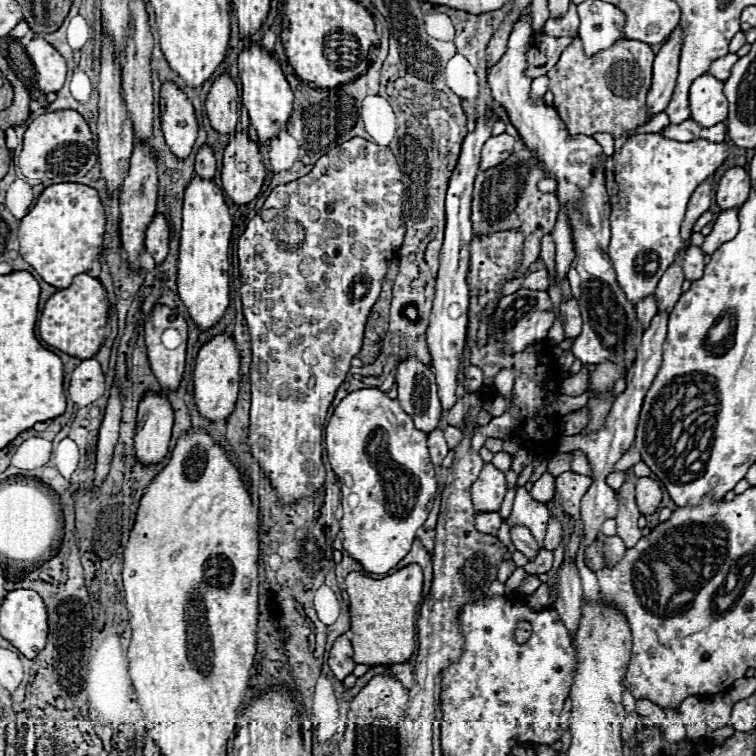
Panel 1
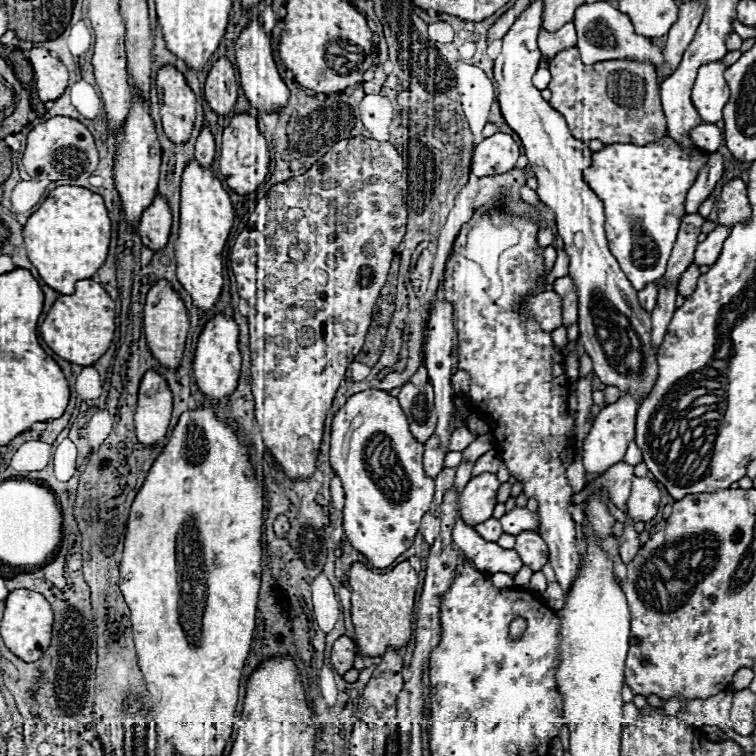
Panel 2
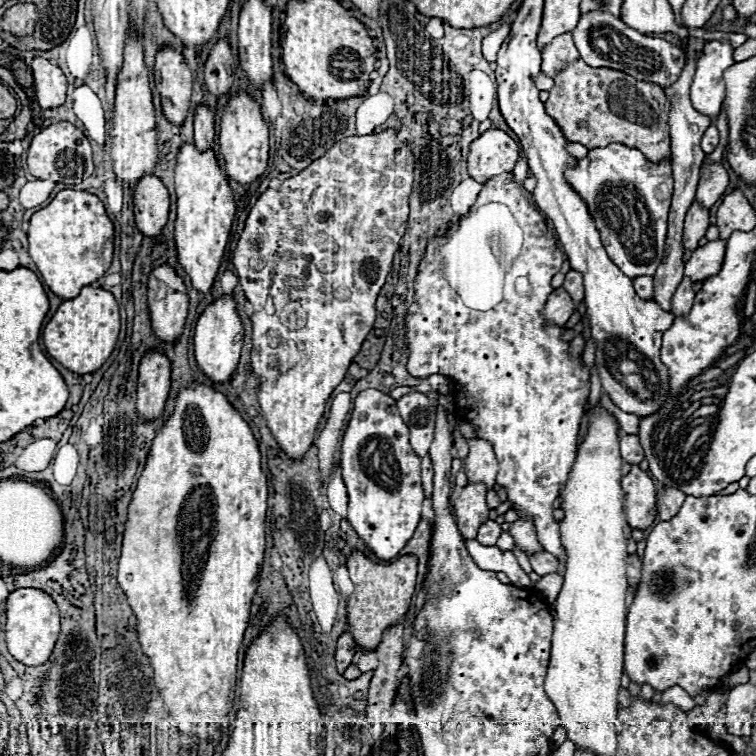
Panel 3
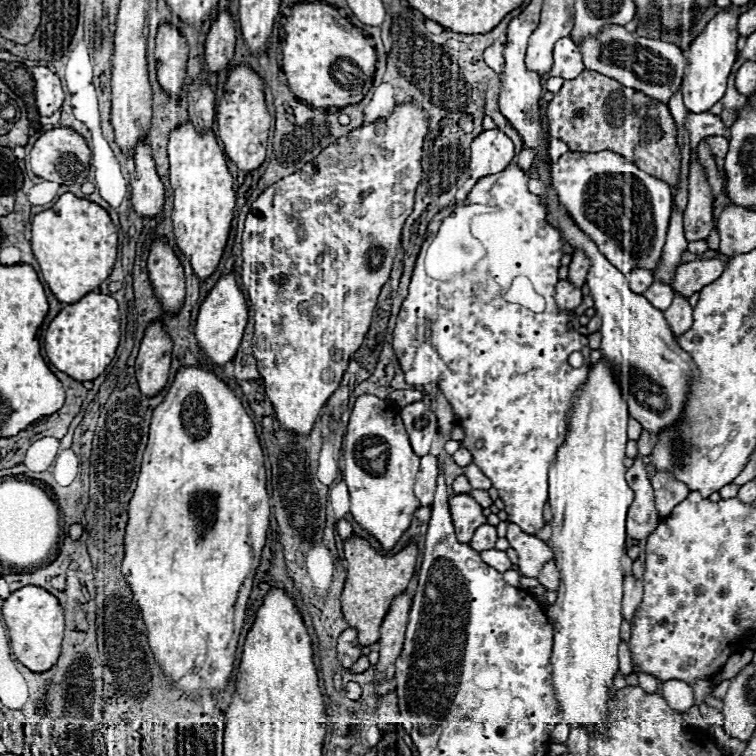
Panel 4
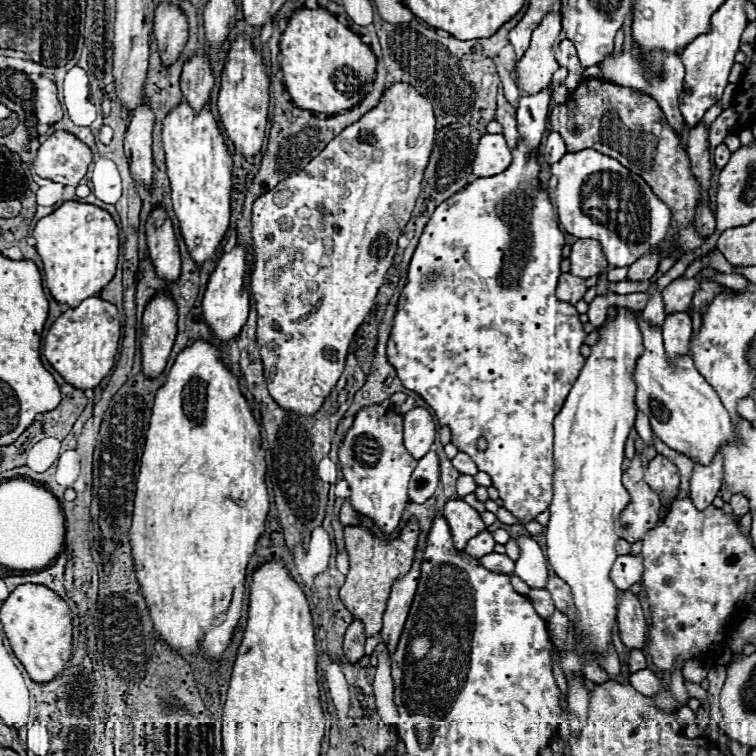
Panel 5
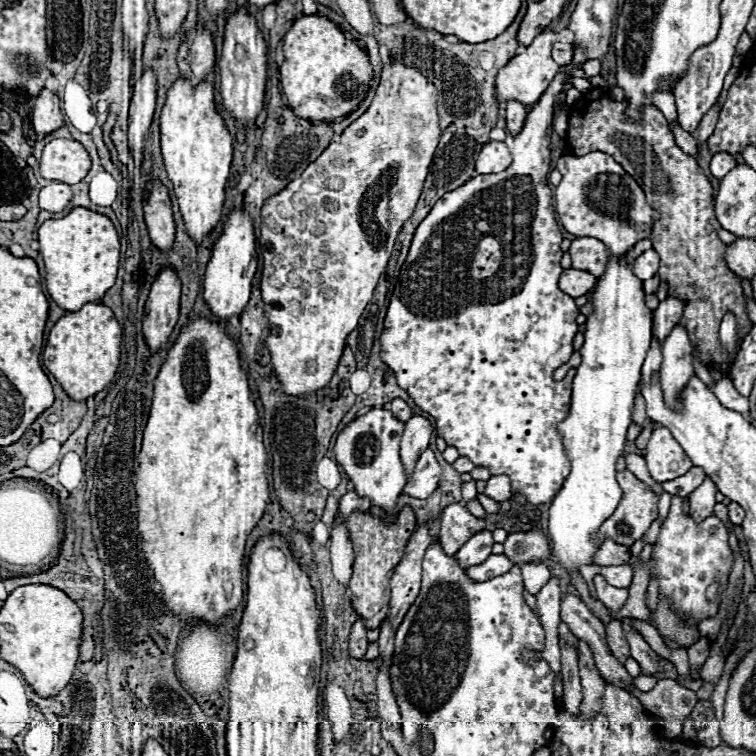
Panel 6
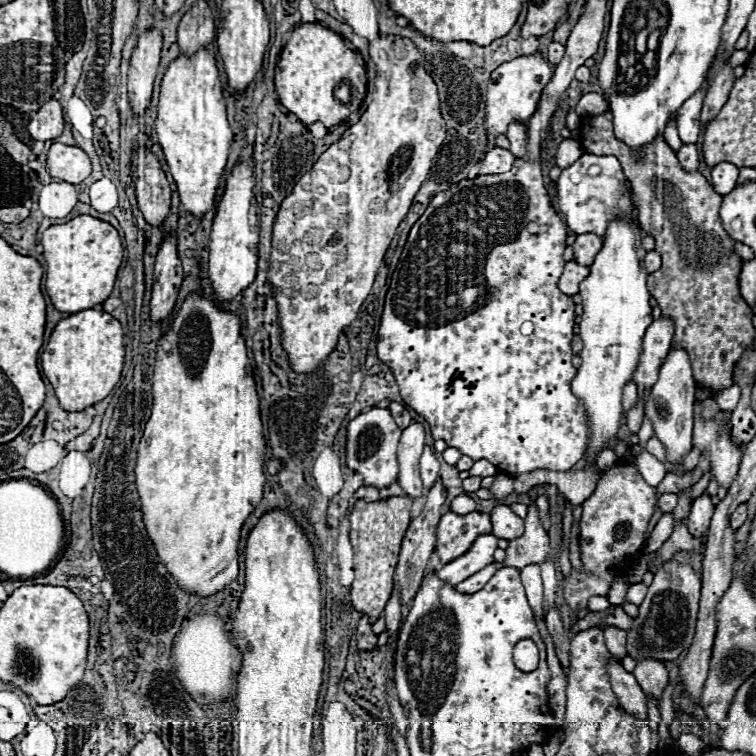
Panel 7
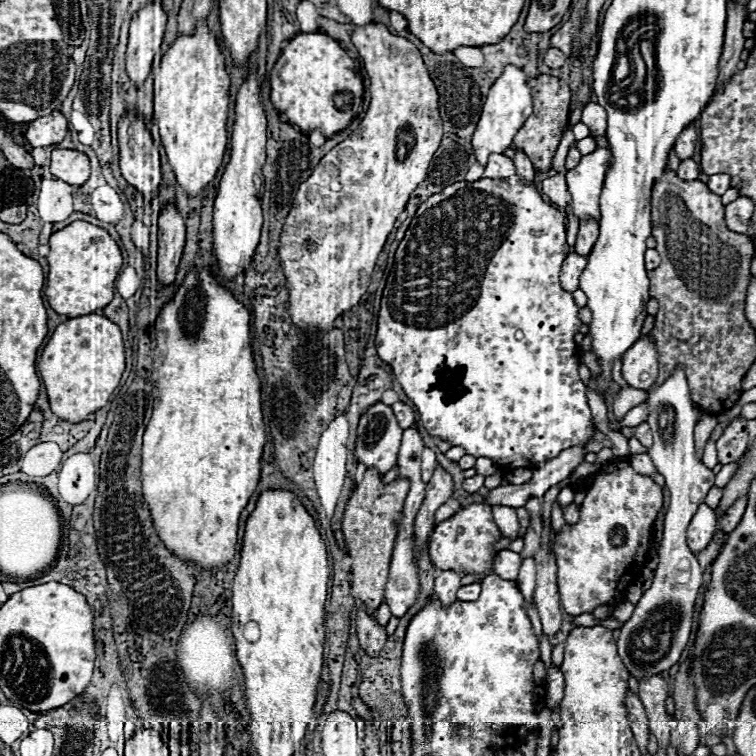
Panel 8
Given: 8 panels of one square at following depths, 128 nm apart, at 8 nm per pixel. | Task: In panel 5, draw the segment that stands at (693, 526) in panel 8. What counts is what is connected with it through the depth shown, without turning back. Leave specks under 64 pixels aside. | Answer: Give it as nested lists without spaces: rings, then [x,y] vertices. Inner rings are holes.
[[[718,454],[712,464],[702,466],[694,464],[694,472],[690,478],[690,498],[698,510],[704,510],[712,504],[722,488],[722,456]]]

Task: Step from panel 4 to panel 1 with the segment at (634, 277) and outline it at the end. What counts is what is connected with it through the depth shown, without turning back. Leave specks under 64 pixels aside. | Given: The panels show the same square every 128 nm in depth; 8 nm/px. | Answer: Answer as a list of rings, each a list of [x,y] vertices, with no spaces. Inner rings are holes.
[[[650,296],[650,298],[642,298],[642,302],[636,304],[636,312],[638,312],[638,320],[640,320],[642,328],[648,328],[652,316],[658,312],[658,306],[656,306],[654,296]]]

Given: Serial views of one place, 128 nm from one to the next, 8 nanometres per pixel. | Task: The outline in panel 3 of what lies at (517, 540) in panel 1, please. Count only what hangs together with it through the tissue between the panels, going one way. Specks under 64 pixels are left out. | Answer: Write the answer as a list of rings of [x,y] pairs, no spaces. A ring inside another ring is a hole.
[[[544,550],[530,556],[530,564],[532,564],[532,570],[540,576],[548,576],[548,574],[558,572],[558,558],[554,558],[554,554],[548,554]]]

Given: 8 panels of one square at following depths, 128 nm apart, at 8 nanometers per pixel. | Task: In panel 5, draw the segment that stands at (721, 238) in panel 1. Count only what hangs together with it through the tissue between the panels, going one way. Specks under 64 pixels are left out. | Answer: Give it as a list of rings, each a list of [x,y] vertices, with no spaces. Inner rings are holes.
[[[718,274],[716,280],[732,290],[746,290],[746,286],[748,286],[748,282],[742,274]],[[676,278],[670,286],[662,290],[662,300],[664,300],[664,312],[674,314],[688,310],[690,300],[694,292],[698,290],[698,280],[696,278]]]

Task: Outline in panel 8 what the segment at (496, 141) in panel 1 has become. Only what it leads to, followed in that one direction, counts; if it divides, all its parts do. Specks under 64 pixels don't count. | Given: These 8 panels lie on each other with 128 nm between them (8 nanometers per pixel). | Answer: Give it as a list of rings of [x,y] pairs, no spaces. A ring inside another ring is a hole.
[[[492,154],[488,158],[488,164],[486,164],[486,170],[484,170],[484,176],[486,178],[492,178],[492,180],[506,180],[510,176],[514,176],[516,170],[514,170],[514,162],[510,158],[506,158],[504,154]]]

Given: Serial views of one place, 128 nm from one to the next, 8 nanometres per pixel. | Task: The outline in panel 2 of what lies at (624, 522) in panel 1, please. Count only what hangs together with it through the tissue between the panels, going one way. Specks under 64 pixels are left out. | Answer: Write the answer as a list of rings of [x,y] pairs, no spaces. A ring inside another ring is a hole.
[[[628,516],[628,524],[624,526],[624,534],[620,536],[620,560],[624,564],[630,564],[638,554],[640,546],[642,544],[638,540],[638,532],[634,530],[634,520]]]

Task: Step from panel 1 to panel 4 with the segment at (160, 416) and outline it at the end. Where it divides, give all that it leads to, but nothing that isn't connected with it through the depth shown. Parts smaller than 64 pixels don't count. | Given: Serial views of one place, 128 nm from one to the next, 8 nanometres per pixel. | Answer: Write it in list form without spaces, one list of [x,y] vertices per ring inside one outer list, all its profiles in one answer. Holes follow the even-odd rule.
[[[156,320],[146,326],[140,352],[136,358],[136,378],[142,394],[154,396],[168,382],[172,340],[166,334],[164,322]]]

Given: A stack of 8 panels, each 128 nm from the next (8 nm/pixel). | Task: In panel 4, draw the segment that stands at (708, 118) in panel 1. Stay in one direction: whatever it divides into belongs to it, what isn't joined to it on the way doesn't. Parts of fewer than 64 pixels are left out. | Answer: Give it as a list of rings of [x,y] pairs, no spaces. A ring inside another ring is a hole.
[[[726,8],[718,12],[704,28],[700,36],[696,36],[690,46],[684,50],[686,56],[686,78],[682,84],[682,94],[684,94],[684,104],[688,112],[700,114],[710,110],[726,92],[726,80],[732,70],[732,64],[736,62],[738,48],[736,40],[740,34],[736,32],[738,24],[738,14],[732,8]]]

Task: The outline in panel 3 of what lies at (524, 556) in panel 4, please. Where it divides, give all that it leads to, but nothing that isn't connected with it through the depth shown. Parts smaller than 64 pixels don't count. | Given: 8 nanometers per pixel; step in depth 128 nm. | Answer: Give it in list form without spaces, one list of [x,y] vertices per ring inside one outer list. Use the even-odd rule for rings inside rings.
[[[516,520],[516,522],[510,524],[508,532],[510,532],[510,536],[514,538],[514,544],[516,544],[520,550],[524,550],[526,554],[538,554],[538,550],[542,550],[542,546],[540,546],[538,540],[536,540],[532,522],[528,522],[528,520]]]

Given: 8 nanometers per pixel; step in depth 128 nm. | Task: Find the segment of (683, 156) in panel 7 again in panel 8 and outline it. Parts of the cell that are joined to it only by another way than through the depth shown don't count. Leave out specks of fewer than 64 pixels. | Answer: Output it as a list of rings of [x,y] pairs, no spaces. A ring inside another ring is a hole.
[[[692,158],[682,160],[676,174],[678,174],[678,178],[682,178],[682,180],[686,180],[686,182],[698,180],[698,174],[700,174],[700,172],[698,172],[698,164],[696,164]]]

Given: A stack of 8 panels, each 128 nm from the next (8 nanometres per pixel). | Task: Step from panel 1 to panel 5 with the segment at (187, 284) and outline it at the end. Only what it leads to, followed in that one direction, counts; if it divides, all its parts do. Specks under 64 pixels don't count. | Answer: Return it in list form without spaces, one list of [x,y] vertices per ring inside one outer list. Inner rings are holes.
[[[186,100],[174,106],[174,110],[164,118],[162,142],[166,150],[174,212],[180,220],[180,230],[192,258],[202,264],[214,256],[230,224],[232,156],[208,104],[198,114]]]

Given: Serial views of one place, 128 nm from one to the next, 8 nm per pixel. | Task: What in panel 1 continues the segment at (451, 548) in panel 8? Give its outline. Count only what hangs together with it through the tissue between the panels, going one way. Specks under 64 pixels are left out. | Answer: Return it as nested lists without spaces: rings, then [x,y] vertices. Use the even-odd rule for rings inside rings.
[[[484,464],[478,480],[470,486],[470,494],[474,498],[474,512],[482,514],[486,510],[498,510],[500,502],[506,494],[504,474],[492,464]]]

